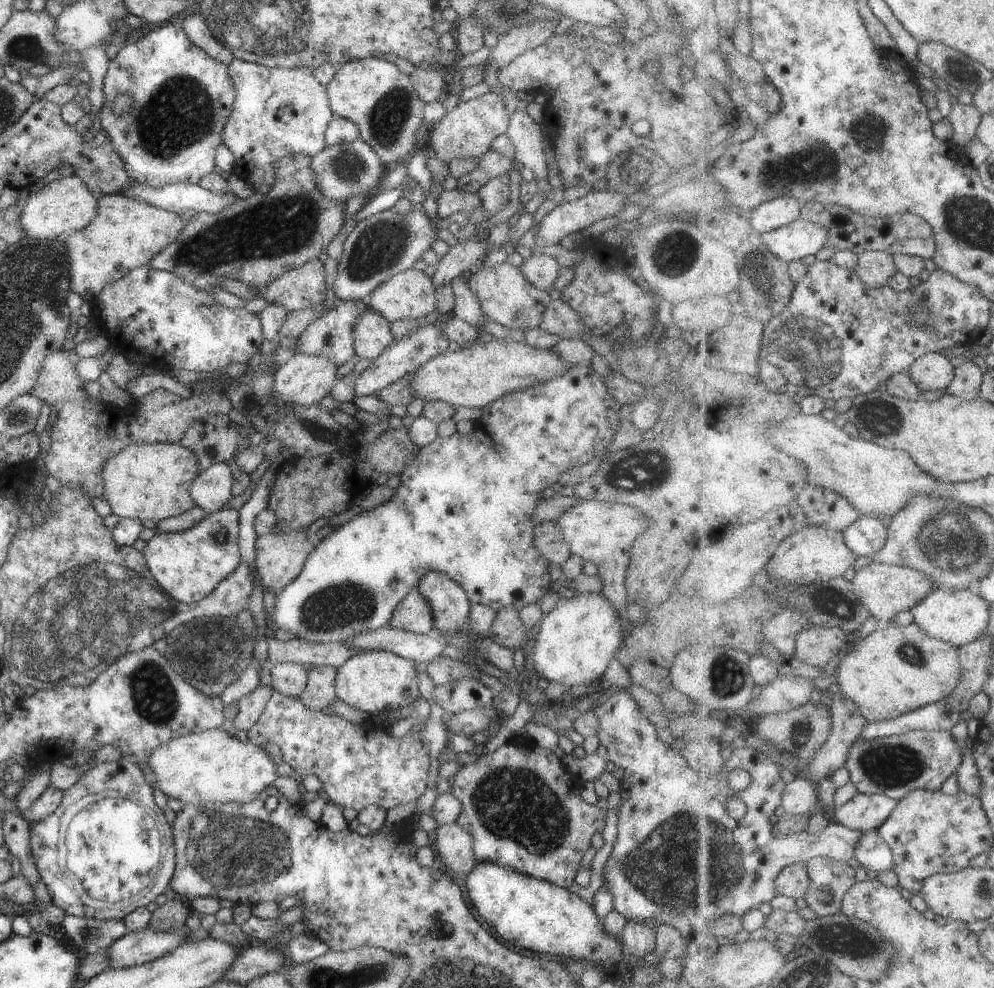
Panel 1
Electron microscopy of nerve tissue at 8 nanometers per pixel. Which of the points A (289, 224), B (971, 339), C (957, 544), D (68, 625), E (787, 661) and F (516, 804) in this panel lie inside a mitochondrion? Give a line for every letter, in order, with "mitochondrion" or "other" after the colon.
A: mitochondrion
B: other
C: mitochondrion
D: mitochondrion
E: other
F: mitochondrion

